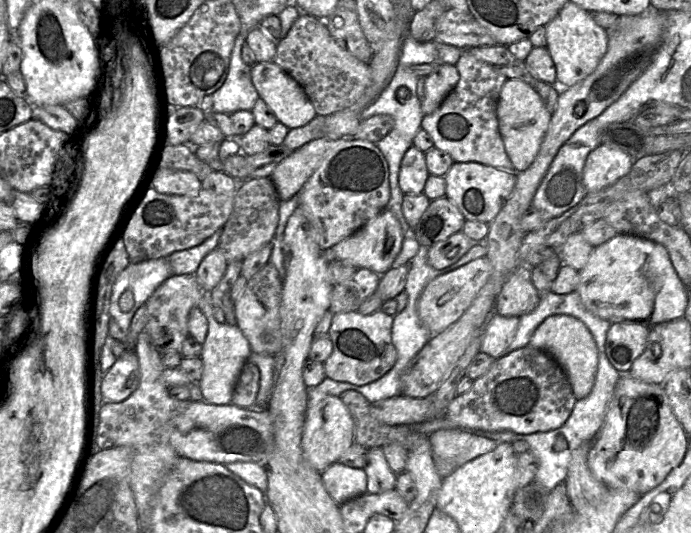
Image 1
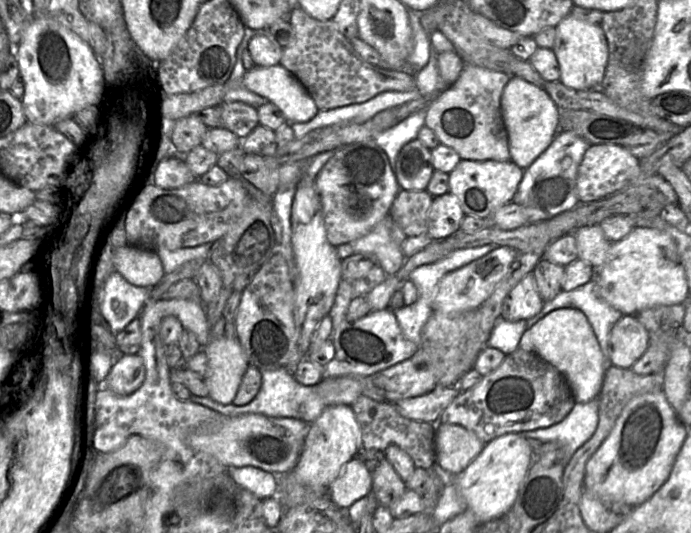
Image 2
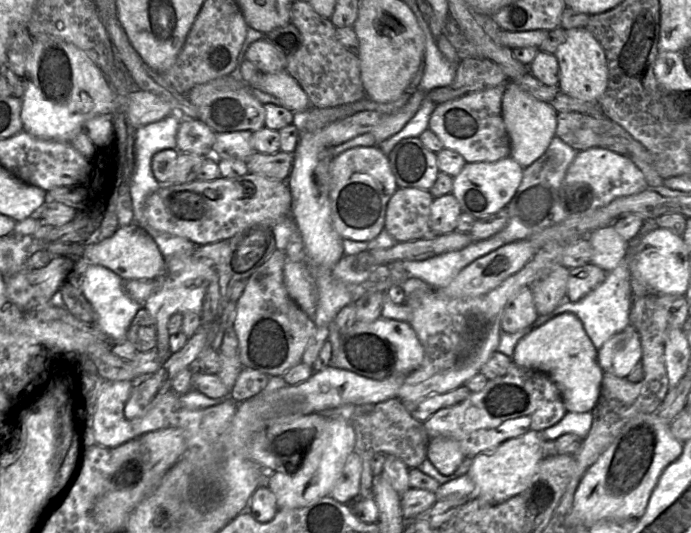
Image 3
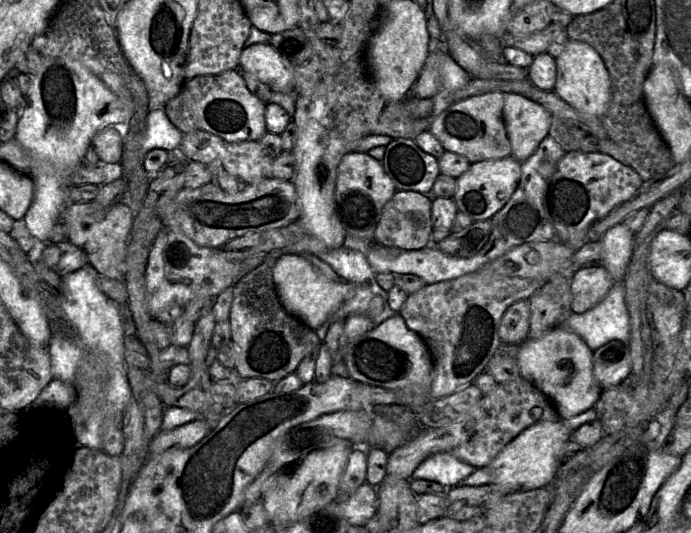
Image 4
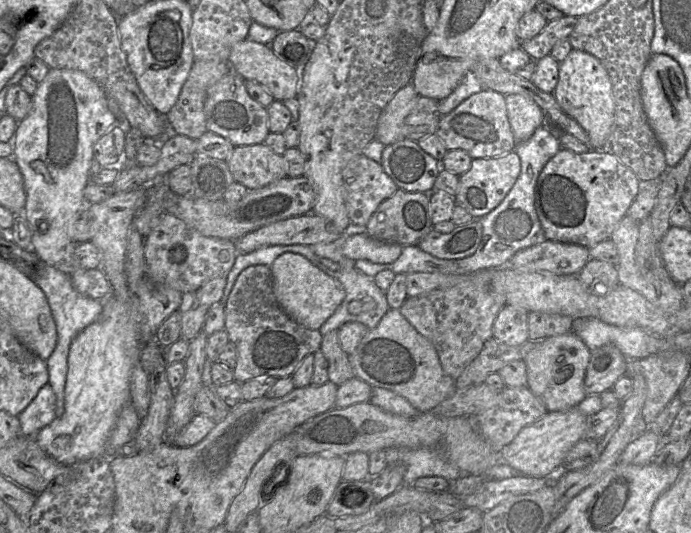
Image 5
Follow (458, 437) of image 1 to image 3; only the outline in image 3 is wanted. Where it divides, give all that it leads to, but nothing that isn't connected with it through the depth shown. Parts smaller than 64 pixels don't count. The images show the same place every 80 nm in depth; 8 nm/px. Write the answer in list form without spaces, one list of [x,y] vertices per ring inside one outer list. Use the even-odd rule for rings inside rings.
[[[435,437],[430,440],[427,459],[441,474],[454,474],[466,458],[458,441],[447,437]]]

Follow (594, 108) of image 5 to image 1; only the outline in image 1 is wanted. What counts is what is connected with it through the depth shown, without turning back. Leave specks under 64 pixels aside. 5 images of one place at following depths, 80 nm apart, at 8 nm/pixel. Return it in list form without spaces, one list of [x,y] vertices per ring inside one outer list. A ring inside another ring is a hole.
[[[569,1],[546,26],[547,49],[556,66],[557,85],[569,88],[591,74],[608,48],[608,32],[597,25],[589,12]]]

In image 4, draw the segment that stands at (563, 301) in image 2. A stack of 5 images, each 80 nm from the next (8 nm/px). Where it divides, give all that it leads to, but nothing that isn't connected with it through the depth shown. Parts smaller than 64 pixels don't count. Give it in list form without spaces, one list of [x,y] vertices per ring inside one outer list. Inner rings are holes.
[[[615,282],[610,291],[594,307],[583,312],[572,312],[561,325],[568,331],[578,335],[592,351],[611,340],[629,341],[629,313],[625,302],[623,282]]]

